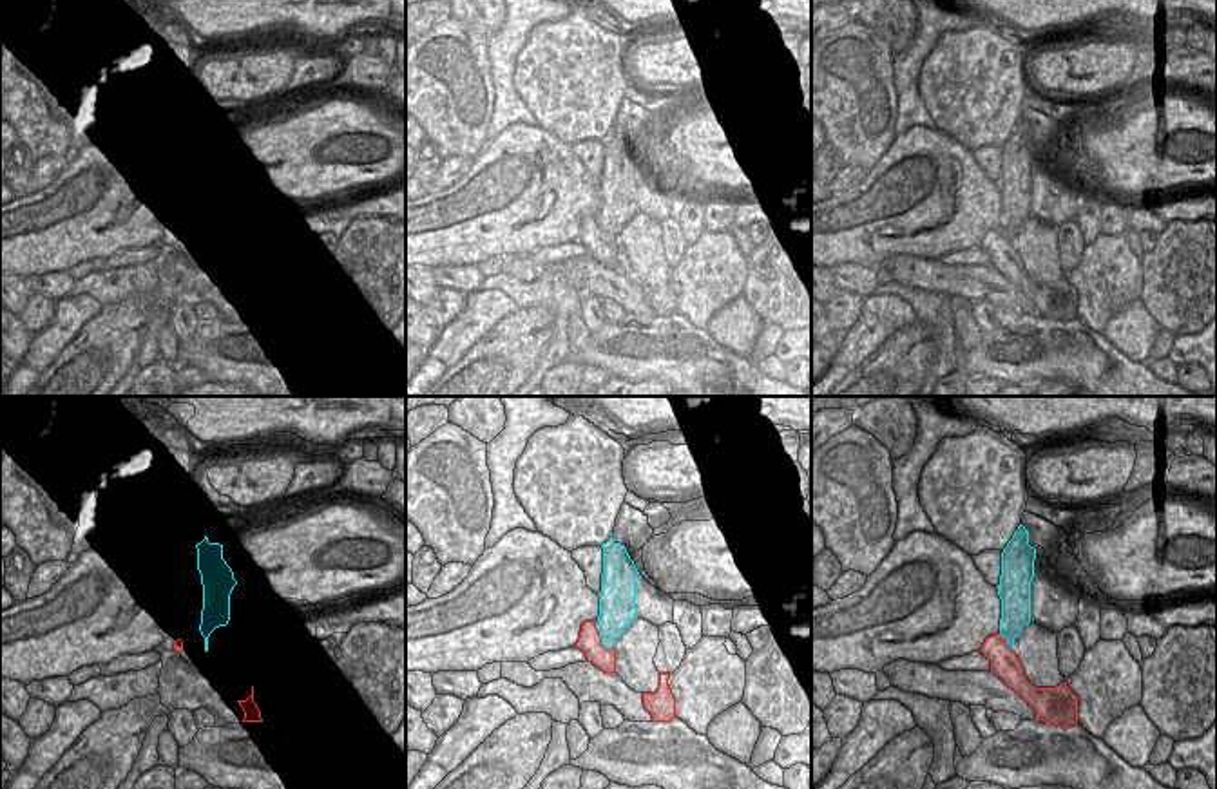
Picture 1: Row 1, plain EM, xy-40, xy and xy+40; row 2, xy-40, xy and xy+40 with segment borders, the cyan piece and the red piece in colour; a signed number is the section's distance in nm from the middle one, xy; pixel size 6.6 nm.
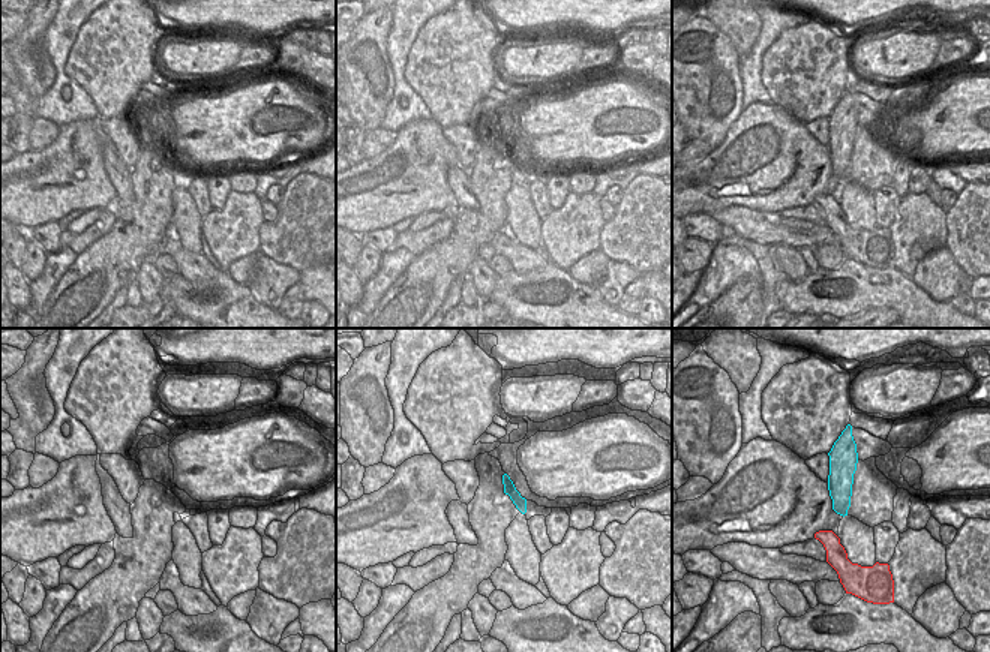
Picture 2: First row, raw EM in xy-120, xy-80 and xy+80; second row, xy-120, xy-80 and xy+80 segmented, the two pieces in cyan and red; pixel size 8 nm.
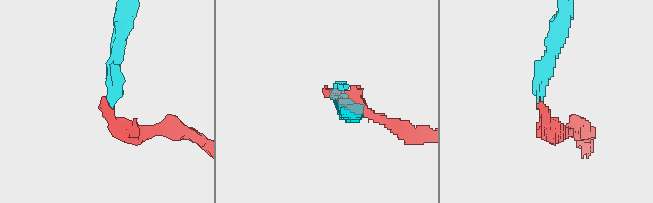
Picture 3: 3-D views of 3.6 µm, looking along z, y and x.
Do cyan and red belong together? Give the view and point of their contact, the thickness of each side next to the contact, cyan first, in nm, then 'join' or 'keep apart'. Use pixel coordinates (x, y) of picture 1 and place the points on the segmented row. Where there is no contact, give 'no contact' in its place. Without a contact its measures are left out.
contact xy (602, 639); calibres 260 and 150 nm; keep apart

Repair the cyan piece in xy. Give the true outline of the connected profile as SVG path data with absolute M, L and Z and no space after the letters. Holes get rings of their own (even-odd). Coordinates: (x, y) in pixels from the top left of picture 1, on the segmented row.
M612 536L601 547L581 547L570 554L585 572L587 586L599 595L594 624L601 644L610 651L623 630L637 619L636 594L641 575L625 545Z

